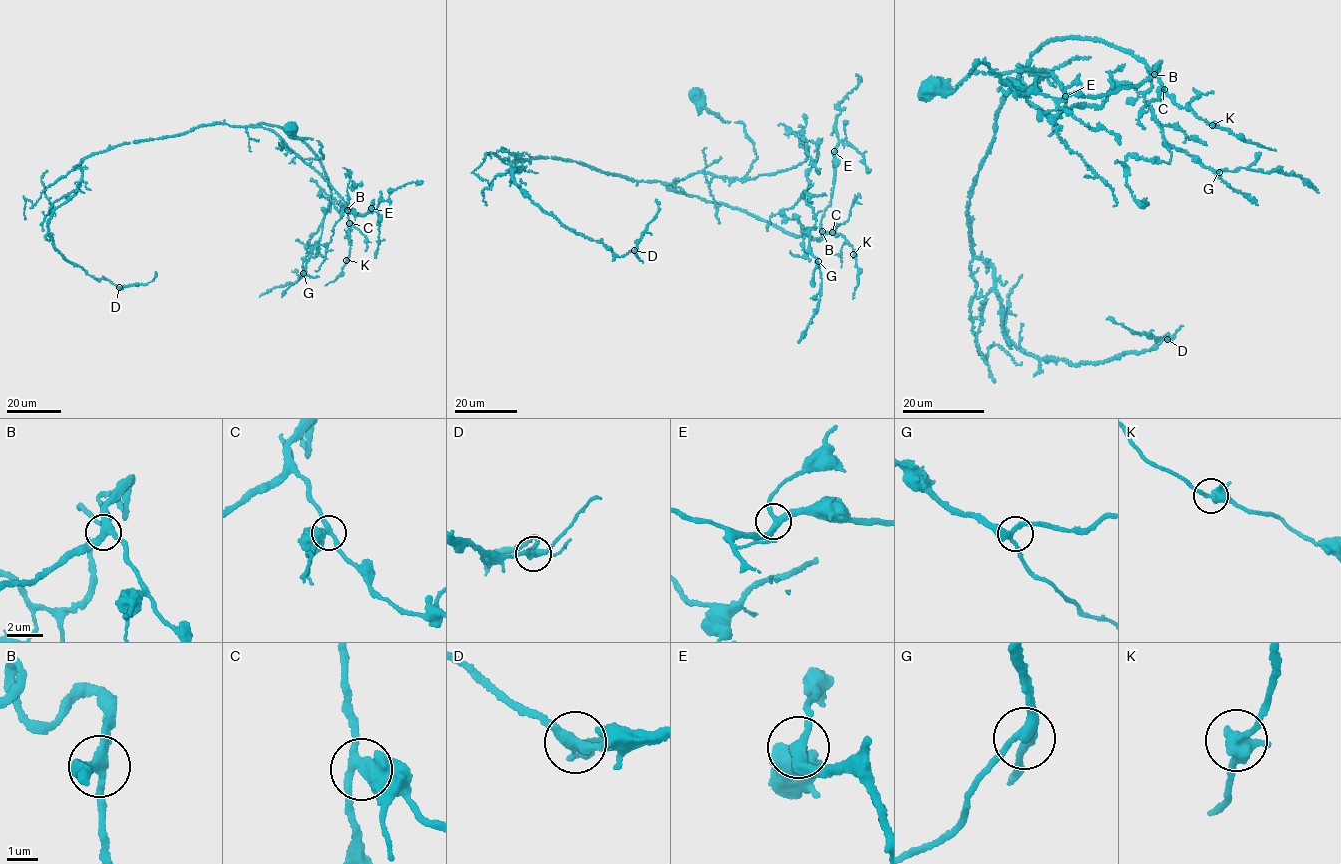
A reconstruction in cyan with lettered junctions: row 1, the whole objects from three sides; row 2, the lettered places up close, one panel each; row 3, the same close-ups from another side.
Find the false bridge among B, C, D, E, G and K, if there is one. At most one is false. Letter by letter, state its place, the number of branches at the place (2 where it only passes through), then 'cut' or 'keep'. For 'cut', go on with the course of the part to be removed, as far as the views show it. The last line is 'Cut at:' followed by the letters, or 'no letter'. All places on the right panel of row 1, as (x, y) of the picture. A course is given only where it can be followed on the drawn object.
B: place (1154, 74); branches 3; keep
C: place (1164, 89); branches 3; keep
D: place (1167, 339); branches 4; keep
E: place (1065, 96); branches 3; keep
G: place (1219, 172); branches 3; keep
K: place (1212, 125); branches 4; keep
Cut at: no letter

